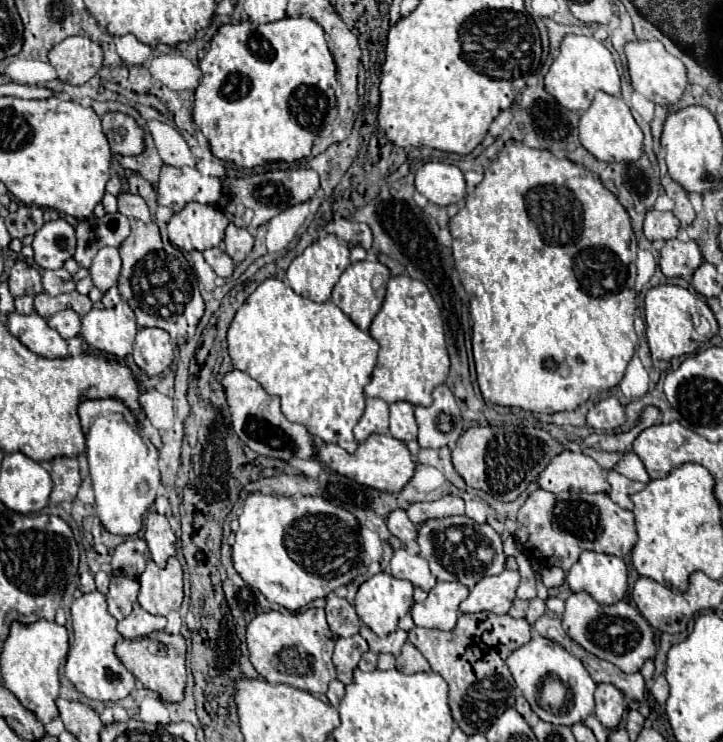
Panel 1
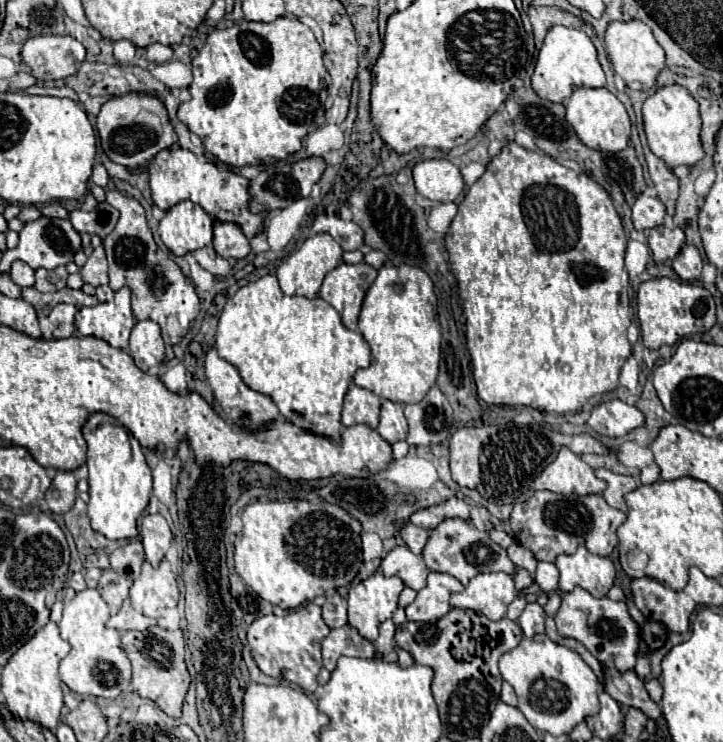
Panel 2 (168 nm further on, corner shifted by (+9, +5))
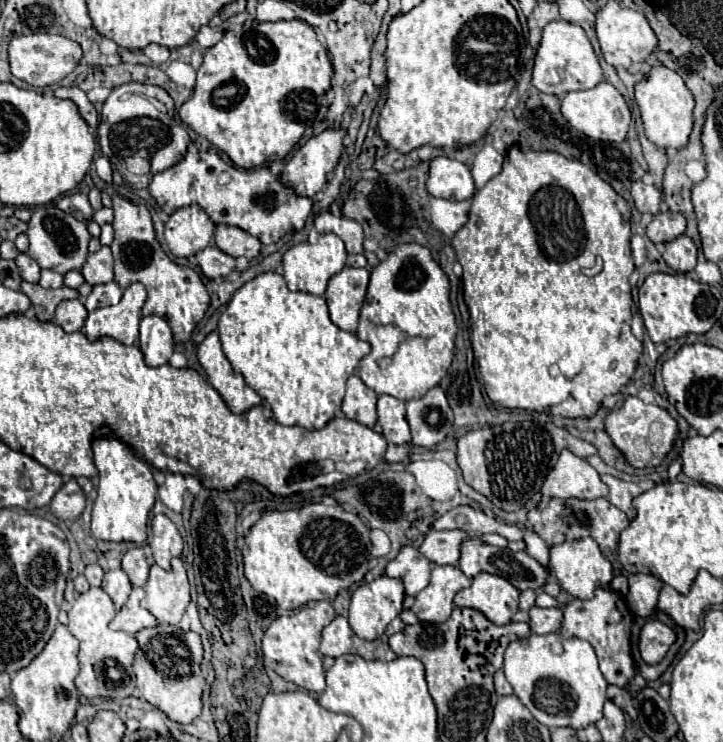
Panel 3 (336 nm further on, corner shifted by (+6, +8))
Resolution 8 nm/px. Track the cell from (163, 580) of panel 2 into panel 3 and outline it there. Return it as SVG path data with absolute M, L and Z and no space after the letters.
M179 558L171 560L169 572L153 564L143 590L145 600L141 606L165 624L177 624L191 600L187 574Z

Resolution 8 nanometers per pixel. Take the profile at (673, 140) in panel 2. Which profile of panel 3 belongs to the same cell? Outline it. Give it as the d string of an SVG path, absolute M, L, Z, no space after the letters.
M655 66L651 68L645 78L635 86L635 100L641 110L641 120L645 126L645 136L661 150L681 150L689 144L689 134L693 130L693 108L695 100L689 88L685 86L683 78L665 68Z

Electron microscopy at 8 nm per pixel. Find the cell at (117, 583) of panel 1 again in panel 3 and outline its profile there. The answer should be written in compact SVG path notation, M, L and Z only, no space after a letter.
M109 570L109 572L105 572L101 588L109 594L109 598L113 600L117 610L127 602L129 592L133 590L133 586L131 586L131 582L129 582L129 578L127 578L127 574L123 570Z

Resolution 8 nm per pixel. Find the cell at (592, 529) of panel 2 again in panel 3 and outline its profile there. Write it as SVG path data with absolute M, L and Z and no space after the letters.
M543 498L527 514L527 528L533 530L535 534L539 534L549 548L553 548L557 544L563 544L563 542L581 540L585 536L591 536L599 544L599 548L605 556L609 556L617 550L619 532L627 524L629 524L629 518L625 516L625 512L621 512L617 506L613 506L607 498L595 498L595 500Z

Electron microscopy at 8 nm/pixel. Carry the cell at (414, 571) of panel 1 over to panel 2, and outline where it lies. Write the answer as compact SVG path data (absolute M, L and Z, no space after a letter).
M396 547L382 559L382 571L386 577L400 577L406 587L420 591L426 587L426 577L430 569L420 555L414 555L408 547Z

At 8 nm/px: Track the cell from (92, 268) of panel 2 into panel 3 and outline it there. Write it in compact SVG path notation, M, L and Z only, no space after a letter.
M101 246L99 252L89 254L83 268L81 268L83 278L95 286L95 284L105 284L113 280L113 256L109 246Z

